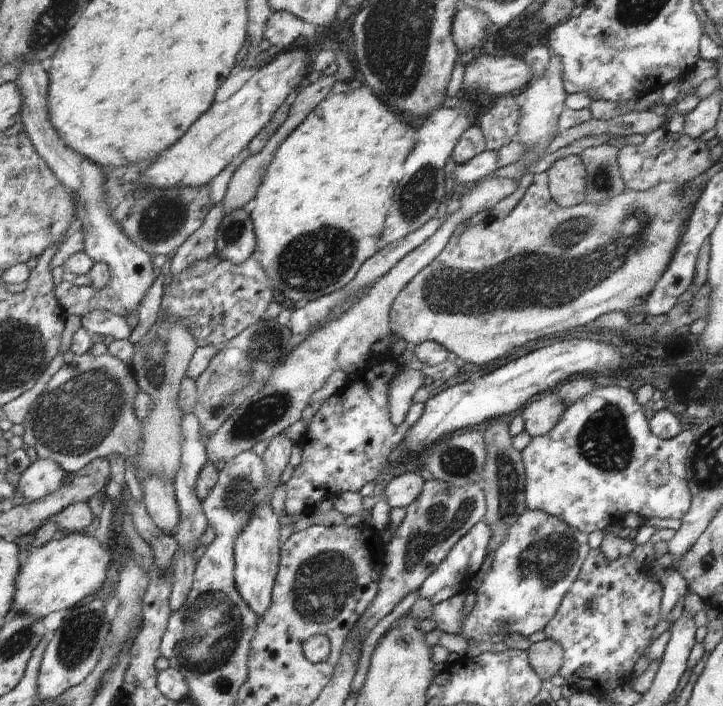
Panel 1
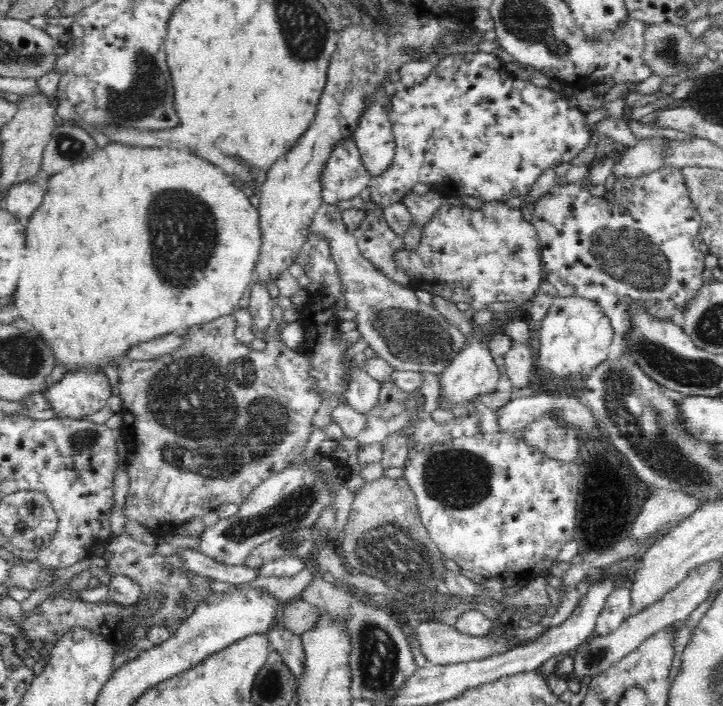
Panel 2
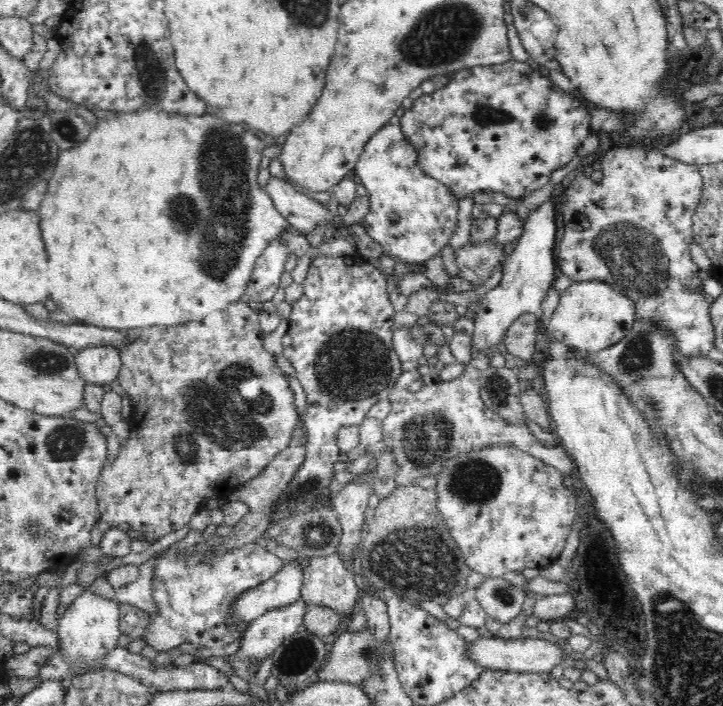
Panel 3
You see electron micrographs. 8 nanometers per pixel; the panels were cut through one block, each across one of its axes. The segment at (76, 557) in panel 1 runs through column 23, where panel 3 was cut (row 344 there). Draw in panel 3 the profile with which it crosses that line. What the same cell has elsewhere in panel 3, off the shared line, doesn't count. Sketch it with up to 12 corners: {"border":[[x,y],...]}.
{"border":[[598,278],[574,282],[552,340],[600,352],[626,338],[636,302]]}

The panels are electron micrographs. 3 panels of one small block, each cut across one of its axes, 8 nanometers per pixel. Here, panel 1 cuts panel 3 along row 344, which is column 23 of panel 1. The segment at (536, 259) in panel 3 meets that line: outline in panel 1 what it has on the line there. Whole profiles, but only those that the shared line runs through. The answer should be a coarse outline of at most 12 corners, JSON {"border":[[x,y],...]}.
{"border":[[37,458],[21,480],[19,494],[39,502],[59,492],[65,468]]}

